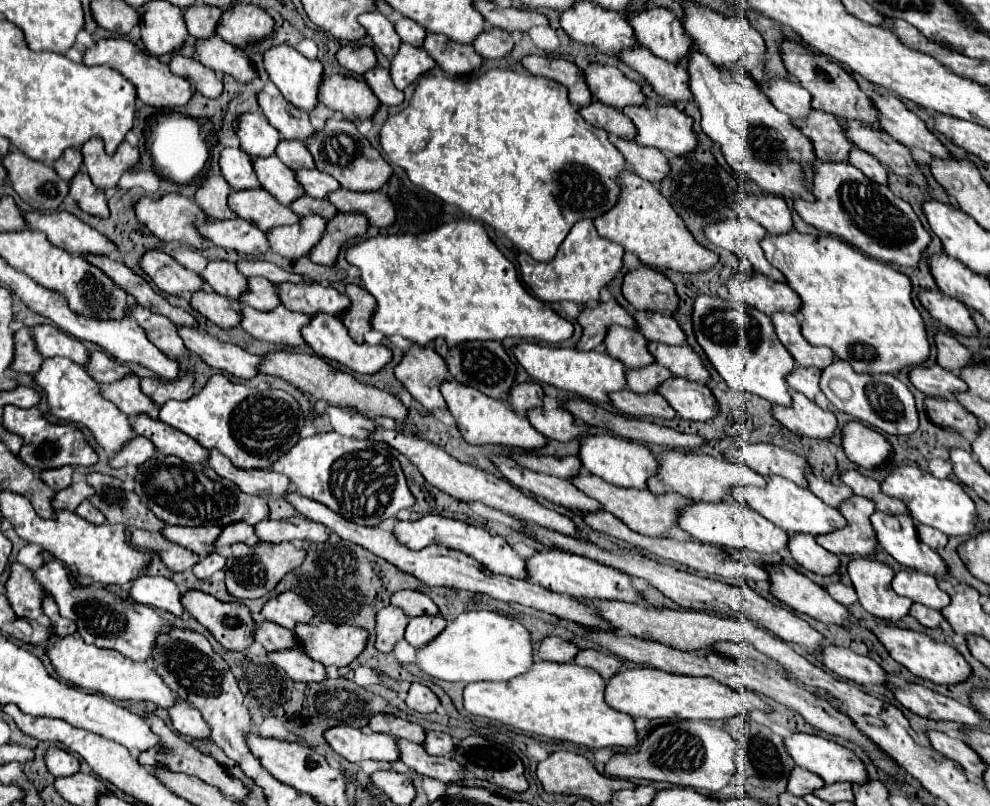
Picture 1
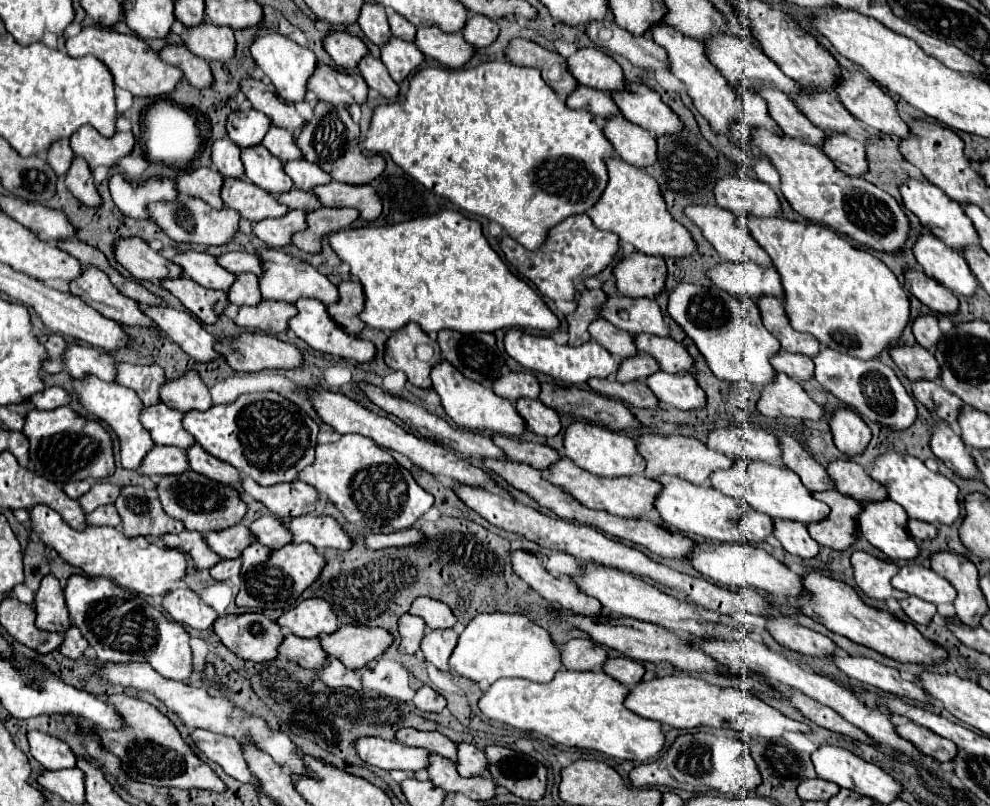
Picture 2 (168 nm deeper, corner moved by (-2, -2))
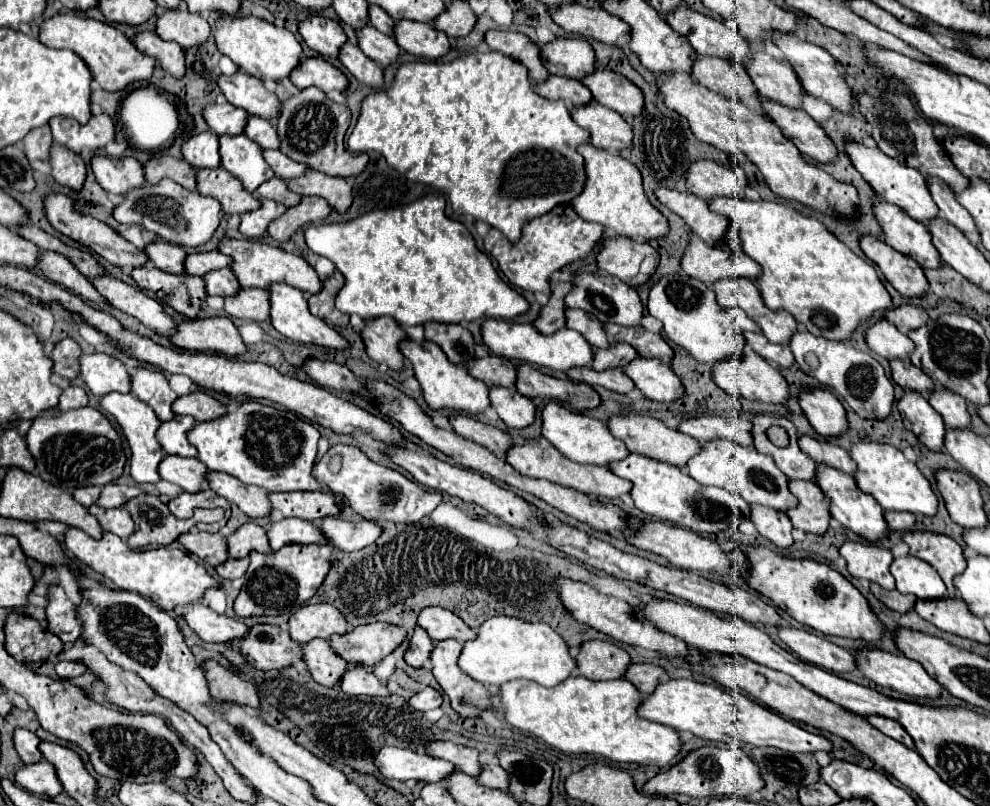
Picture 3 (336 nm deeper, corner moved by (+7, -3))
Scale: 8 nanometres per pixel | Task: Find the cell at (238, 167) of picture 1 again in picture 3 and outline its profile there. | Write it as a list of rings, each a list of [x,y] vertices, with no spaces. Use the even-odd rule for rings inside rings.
[[[210,130],[192,136],[182,146],[182,154],[184,154],[184,160],[194,168],[210,168],[210,170],[220,168],[218,136]]]

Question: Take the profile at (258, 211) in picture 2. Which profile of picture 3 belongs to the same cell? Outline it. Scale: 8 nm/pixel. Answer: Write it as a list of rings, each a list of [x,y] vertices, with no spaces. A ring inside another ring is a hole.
[[[224,168],[198,170],[198,192],[212,196],[222,204],[224,214],[244,214],[260,208],[260,198],[246,192],[246,188]]]

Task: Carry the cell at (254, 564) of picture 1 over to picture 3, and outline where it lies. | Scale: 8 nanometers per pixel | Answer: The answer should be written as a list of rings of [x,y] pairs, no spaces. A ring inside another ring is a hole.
[[[288,544],[278,552],[250,552],[250,566],[244,574],[246,582],[234,600],[236,616],[278,616],[298,610],[312,598],[330,568],[328,558],[316,544]]]

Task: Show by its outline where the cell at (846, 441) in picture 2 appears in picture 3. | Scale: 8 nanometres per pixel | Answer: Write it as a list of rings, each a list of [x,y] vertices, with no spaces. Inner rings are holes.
[[[808,390],[800,396],[800,406],[812,428],[822,438],[838,438],[848,432],[850,424],[840,400],[828,390]]]

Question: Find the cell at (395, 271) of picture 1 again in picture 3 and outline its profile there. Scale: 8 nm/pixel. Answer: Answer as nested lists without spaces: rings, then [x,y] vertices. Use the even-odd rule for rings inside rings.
[[[426,196],[414,204],[392,210],[374,210],[344,224],[312,224],[304,232],[308,248],[318,256],[330,258],[346,278],[344,288],[336,296],[336,308],[350,316],[358,314],[364,320],[392,316],[402,326],[418,326],[428,320],[444,324],[488,318],[514,320],[526,314],[530,308],[528,300],[498,276],[490,258],[476,248],[466,226],[446,218],[444,208],[446,200],[442,196]]]

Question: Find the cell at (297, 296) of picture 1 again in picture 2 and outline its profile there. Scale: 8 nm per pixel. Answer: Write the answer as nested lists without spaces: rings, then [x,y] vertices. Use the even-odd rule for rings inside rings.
[[[259,247],[257,257],[261,259],[261,265],[263,265],[263,273],[259,277],[259,289],[261,289],[263,299],[295,303],[301,297],[311,297],[311,299],[321,301],[323,305],[335,303],[337,287],[325,275],[321,275],[313,265],[309,265],[307,261],[295,259],[295,257],[287,255],[287,253],[283,253],[283,251],[267,249],[267,247]]]

